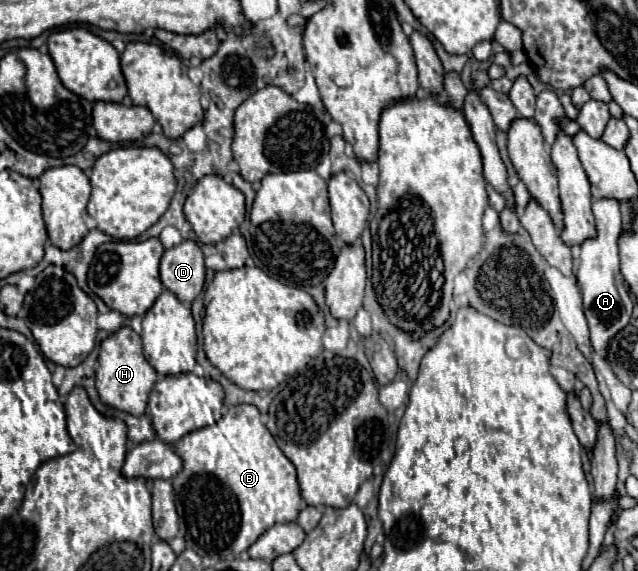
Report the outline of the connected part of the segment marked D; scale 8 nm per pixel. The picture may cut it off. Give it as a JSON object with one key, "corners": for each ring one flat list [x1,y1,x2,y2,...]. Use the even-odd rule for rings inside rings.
{"corners":[[184,240,166,250,160,260,160,278,164,288,184,304,190,304,202,292,204,274,204,254,192,240]]}

